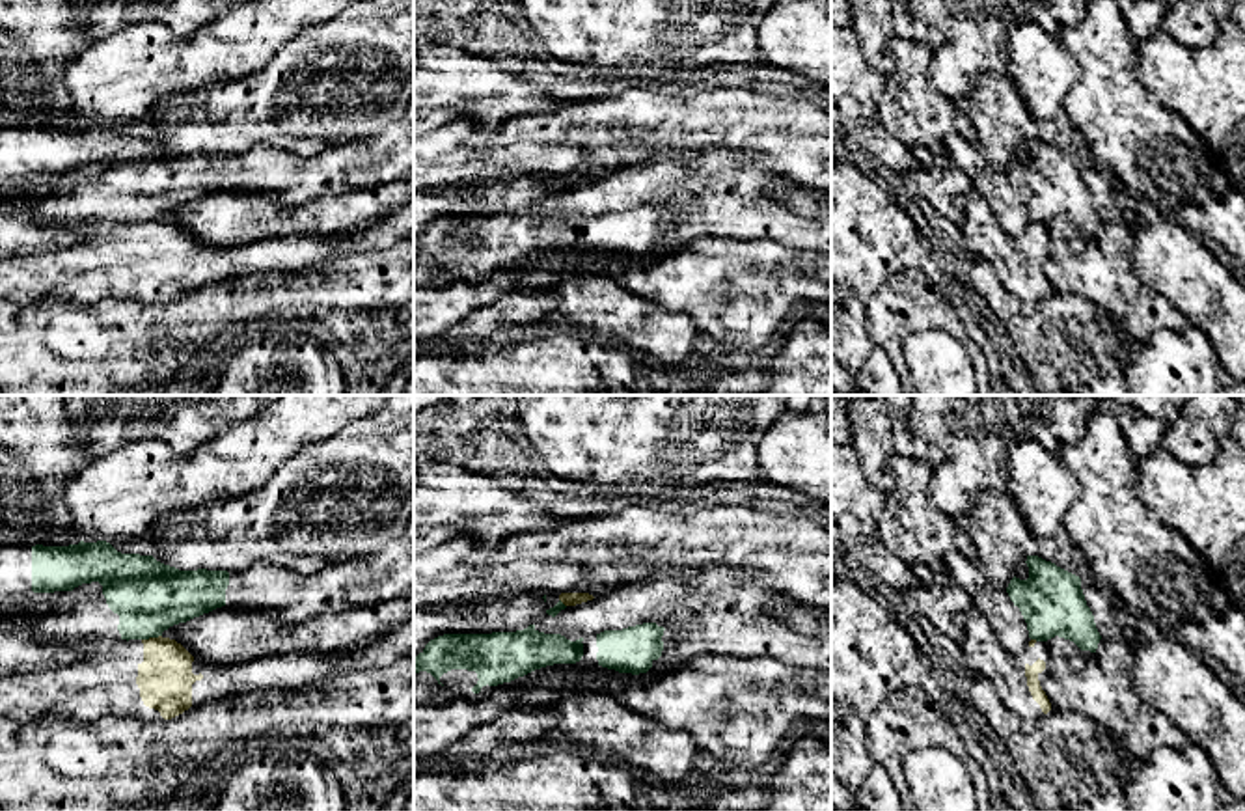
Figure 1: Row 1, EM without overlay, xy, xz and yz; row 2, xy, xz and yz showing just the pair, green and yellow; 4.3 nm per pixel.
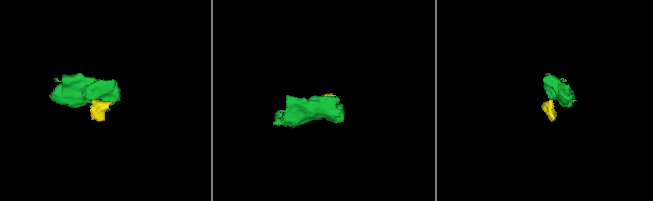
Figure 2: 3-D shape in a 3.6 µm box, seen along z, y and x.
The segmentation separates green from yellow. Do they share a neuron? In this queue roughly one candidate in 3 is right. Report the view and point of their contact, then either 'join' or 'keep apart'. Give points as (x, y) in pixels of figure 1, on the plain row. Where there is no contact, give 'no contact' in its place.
contact xy (151, 219); keep apart

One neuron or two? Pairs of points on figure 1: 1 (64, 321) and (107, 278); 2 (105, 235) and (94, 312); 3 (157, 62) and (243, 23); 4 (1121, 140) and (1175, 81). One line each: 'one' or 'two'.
1: two
2: two
3: one
4: two

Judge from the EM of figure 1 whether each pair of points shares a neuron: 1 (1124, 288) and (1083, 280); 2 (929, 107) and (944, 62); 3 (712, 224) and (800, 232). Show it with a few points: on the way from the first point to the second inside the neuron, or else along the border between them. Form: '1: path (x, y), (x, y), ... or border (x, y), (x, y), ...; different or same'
1: path (1115, 286), (1109, 280), (1093, 280); same
2: border (932, 51), (929, 84), (953, 101); different
3: path (735, 224), (778, 224); same

